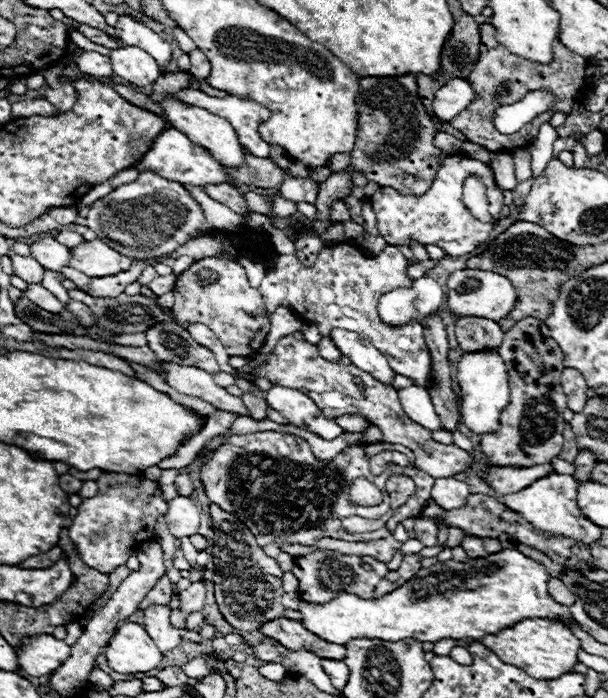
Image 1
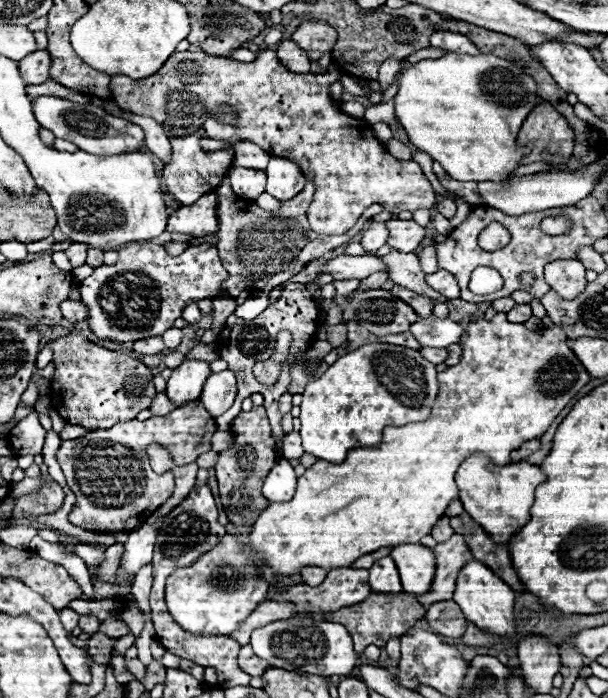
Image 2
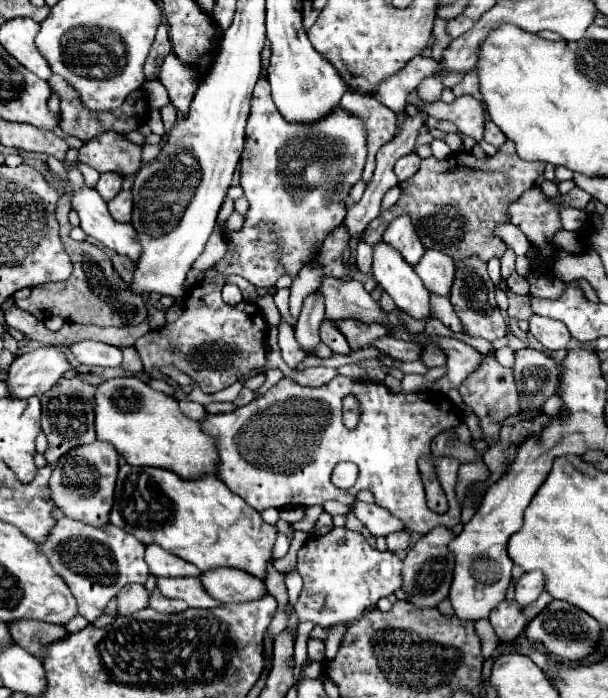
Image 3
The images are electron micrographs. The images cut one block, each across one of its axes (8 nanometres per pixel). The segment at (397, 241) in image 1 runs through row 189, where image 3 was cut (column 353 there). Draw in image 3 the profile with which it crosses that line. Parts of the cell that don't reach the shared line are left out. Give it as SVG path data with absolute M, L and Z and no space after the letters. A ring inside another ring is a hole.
M338 374L334 380L330 380L320 388L300 386L290 378L282 378L262 398L256 398L250 404L236 408L234 412L206 414L198 424L202 432L214 438L216 442L218 478L258 512L266 508L284 508L284 506L314 506L314 504L322 506L326 500L338 500L342 504L350 504L356 500L356 494L360 490L370 490L376 498L376 504L390 510L398 520L402 520L406 530L428 534L436 526L454 528L460 522L460 504L456 498L458 460L448 456L434 456L430 450L432 438L446 428L458 426L458 422L460 422L458 410L442 394L436 392L394 394L384 384L358 382ZM346 394L354 394L360 400L360 408L362 408L362 418L354 430L348 430L342 424L342 398ZM420 458L428 458L432 462L434 472L440 484L444 486L448 506L450 506L446 514L436 514L426 506L424 486L418 470ZM338 462L356 462L356 466L360 466L360 476L350 490L340 490L330 482L330 474Z

